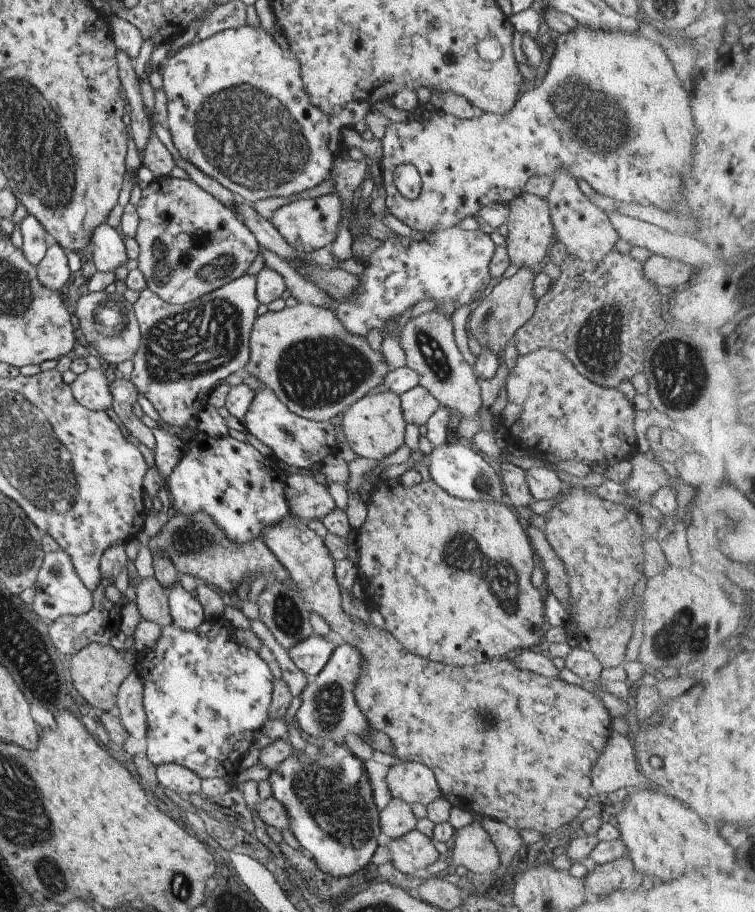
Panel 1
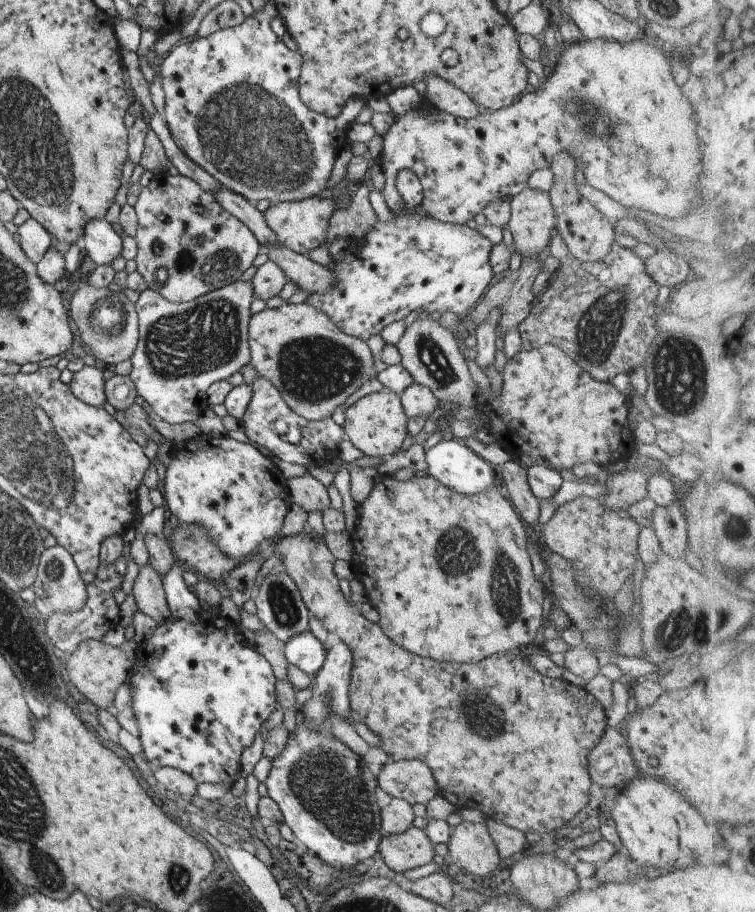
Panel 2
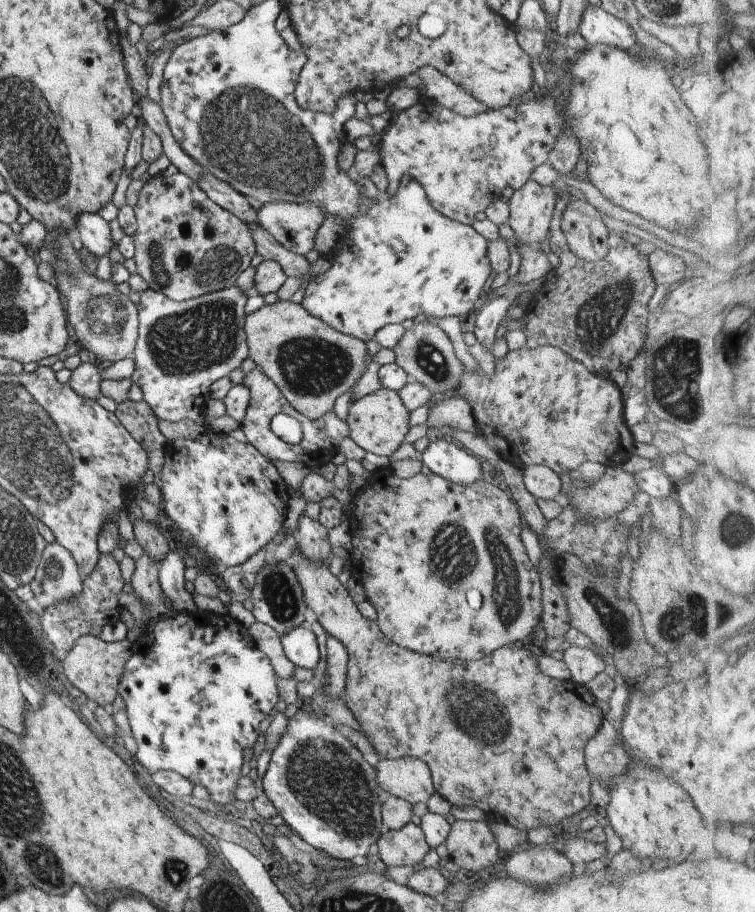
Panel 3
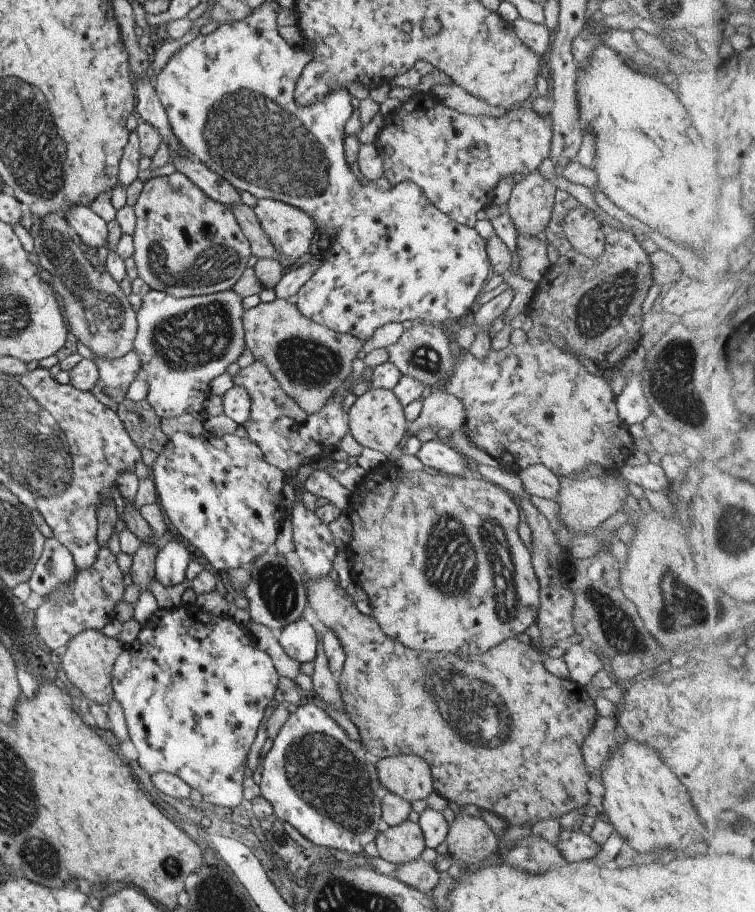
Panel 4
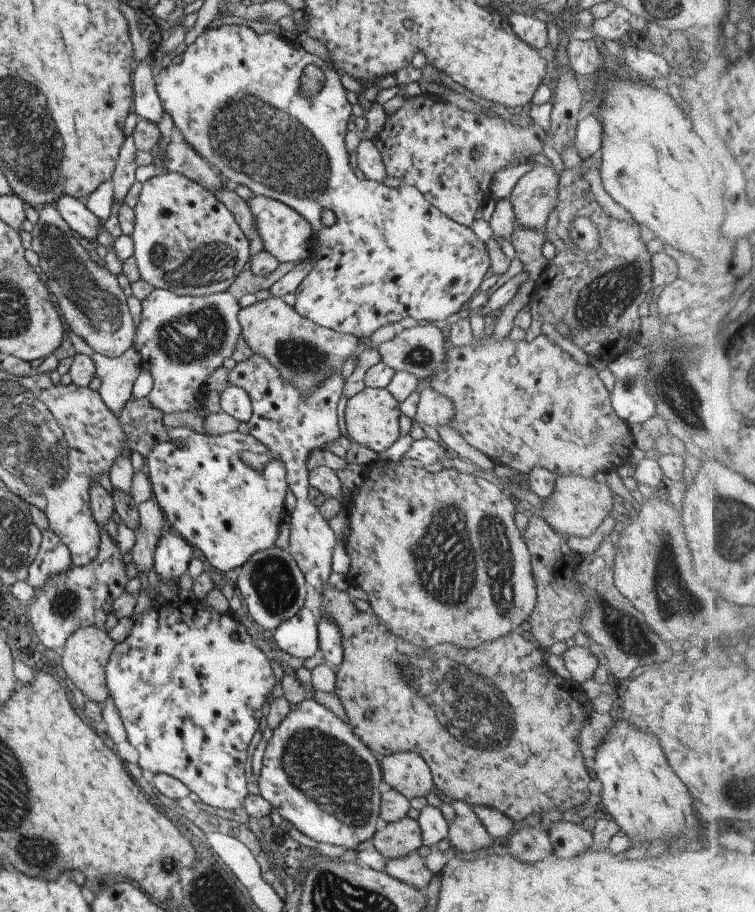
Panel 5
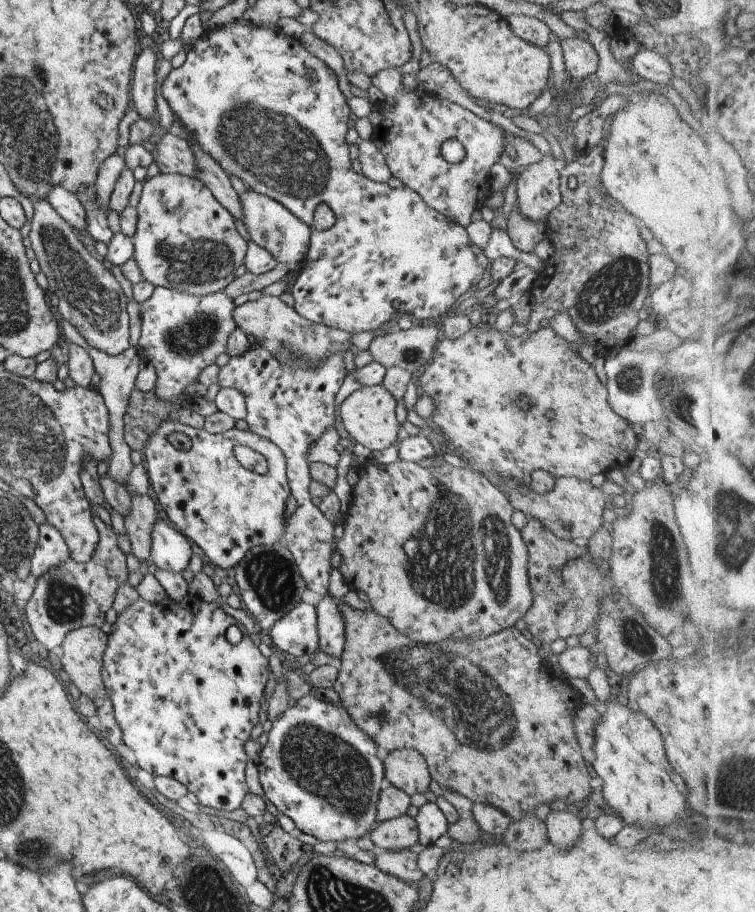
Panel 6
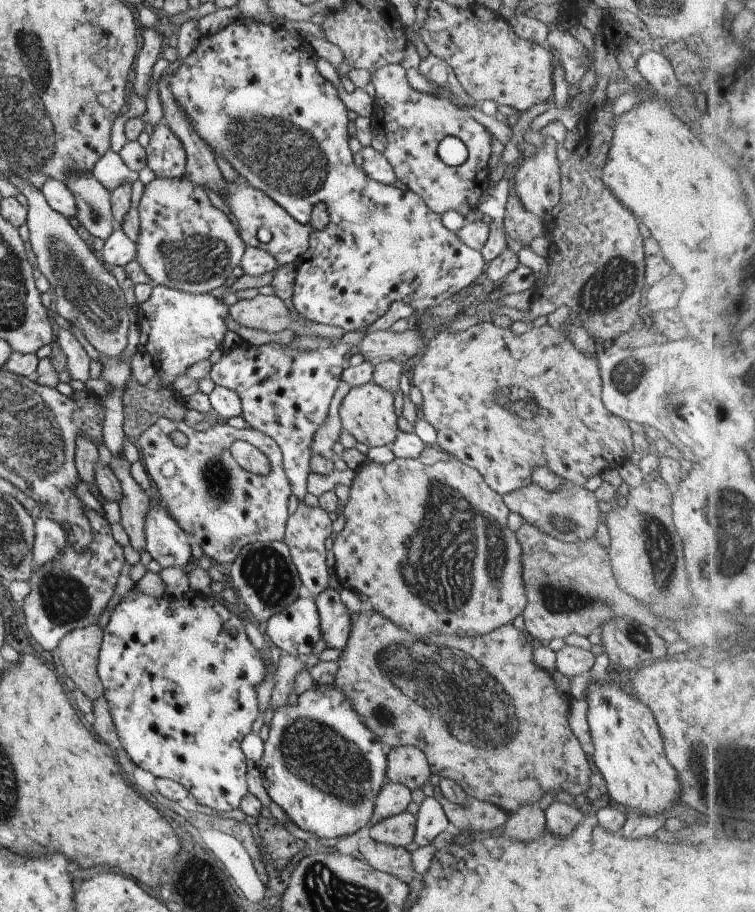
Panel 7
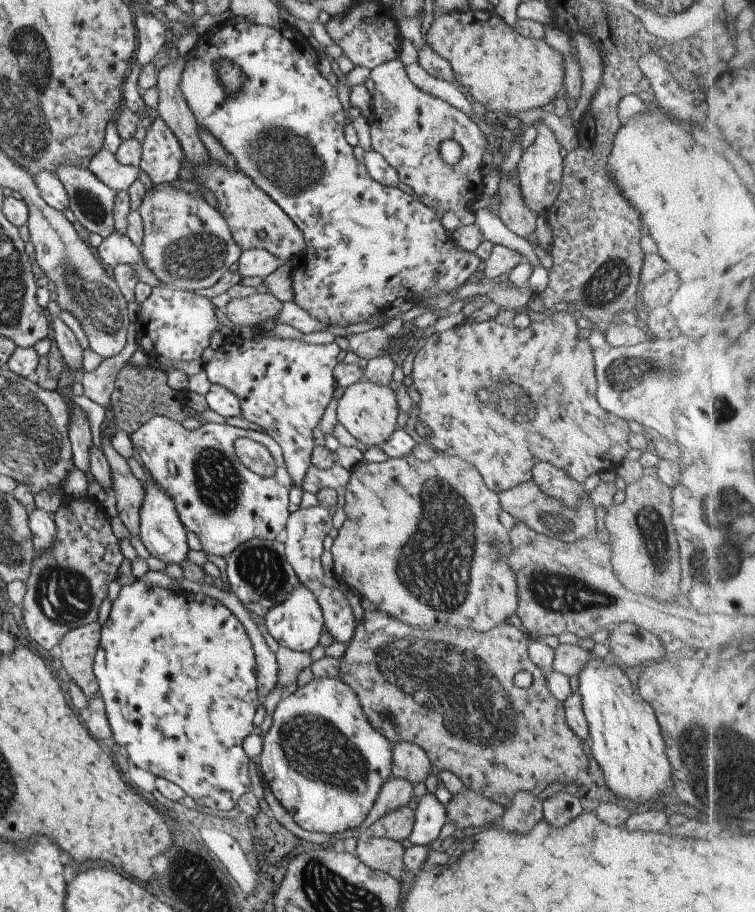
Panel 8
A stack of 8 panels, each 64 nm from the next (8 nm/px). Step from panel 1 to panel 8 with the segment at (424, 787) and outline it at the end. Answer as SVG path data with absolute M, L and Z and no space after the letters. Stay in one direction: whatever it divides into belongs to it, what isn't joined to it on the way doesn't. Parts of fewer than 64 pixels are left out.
M395 743L391 756L390 776L395 779L405 779L414 786L423 782L431 772L430 760L415 743Z

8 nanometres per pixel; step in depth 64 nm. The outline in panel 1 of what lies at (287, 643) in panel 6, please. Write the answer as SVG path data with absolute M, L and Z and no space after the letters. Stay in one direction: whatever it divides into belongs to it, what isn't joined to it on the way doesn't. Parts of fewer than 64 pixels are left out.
M313 634L305 640L297 642L287 650L289 660L306 676L316 676L323 669L325 662L331 657L335 644L327 642L325 638Z

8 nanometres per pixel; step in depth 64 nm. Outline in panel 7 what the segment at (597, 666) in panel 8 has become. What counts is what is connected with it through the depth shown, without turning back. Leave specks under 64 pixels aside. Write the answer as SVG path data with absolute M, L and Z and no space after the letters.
M588 679L588 692L586 703L588 709L586 712L587 724L590 732L590 741L594 746L594 752L591 756L591 762L599 770L599 774L605 781L607 796L611 797L613 802L623 806L627 810L627 816L637 815L644 817L659 816L665 817L665 812L675 805L678 795L682 788L675 769L669 764L664 753L662 736L651 711L640 702L637 702L631 695L626 696L619 689L618 685L609 685L607 679L603 686L590 684Z

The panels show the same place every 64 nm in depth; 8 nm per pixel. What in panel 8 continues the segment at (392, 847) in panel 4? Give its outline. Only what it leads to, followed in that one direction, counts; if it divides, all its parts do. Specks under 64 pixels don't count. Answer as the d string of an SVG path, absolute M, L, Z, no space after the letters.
M405 806L378 818L368 826L365 834L403 842L405 838L409 838L413 823L414 811Z

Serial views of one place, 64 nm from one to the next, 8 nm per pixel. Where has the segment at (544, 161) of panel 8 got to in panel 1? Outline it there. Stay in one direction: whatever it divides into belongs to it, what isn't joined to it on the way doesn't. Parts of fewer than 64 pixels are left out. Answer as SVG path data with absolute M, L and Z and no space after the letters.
M521 192L508 202L509 218L507 218L508 234L506 240L506 252L509 256L509 266L501 274L502 279L509 279L519 268L534 270L535 266L543 260L546 253L549 252L551 244L554 241L554 233L551 225L551 216L549 216L548 203L526 192Z

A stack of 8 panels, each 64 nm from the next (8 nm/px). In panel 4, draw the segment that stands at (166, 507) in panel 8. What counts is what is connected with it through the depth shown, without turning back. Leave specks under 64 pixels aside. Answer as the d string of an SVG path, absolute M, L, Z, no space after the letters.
M166 543L155 555L154 578L165 587L183 582L184 570L189 559L189 552L181 544Z

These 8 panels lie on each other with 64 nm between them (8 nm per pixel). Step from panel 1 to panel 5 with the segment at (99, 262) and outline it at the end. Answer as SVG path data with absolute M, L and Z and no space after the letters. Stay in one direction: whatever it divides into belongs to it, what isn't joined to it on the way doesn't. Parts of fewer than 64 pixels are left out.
M60 196L53 204L69 228L85 240L96 240L102 222L83 203L70 196Z

